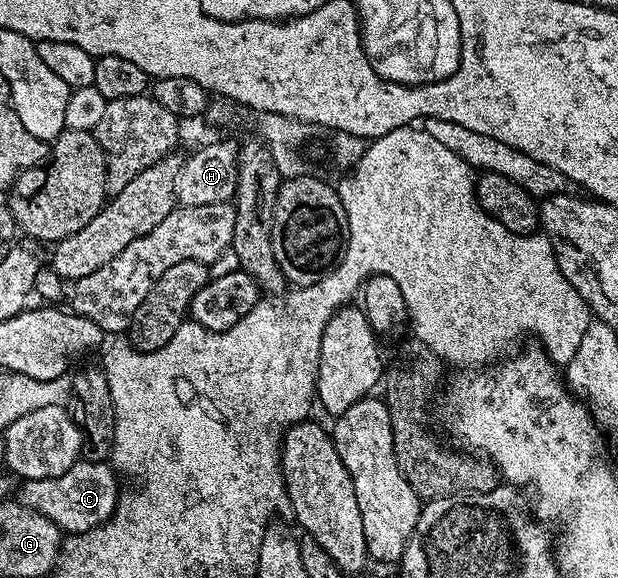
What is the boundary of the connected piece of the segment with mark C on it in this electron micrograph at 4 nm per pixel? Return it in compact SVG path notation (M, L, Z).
M79 459L70 470L56 478L23 480L16 494L18 504L52 519L63 534L92 531L114 514L118 505L120 477L106 461Z

